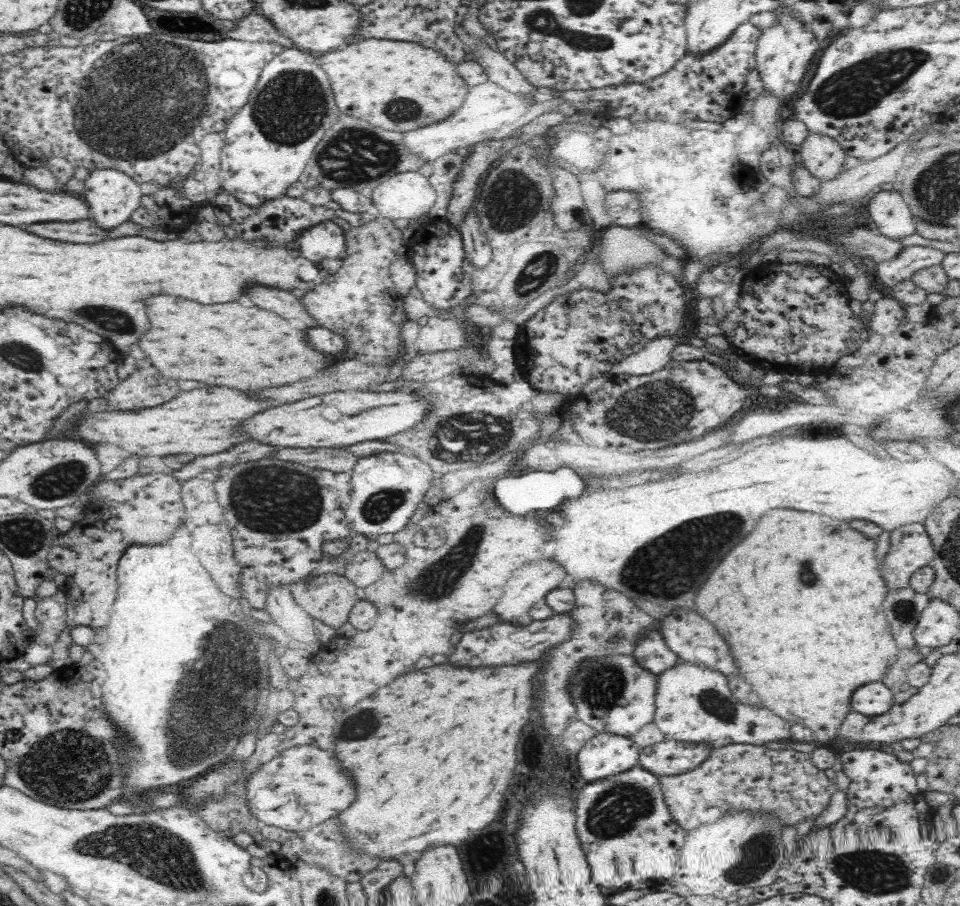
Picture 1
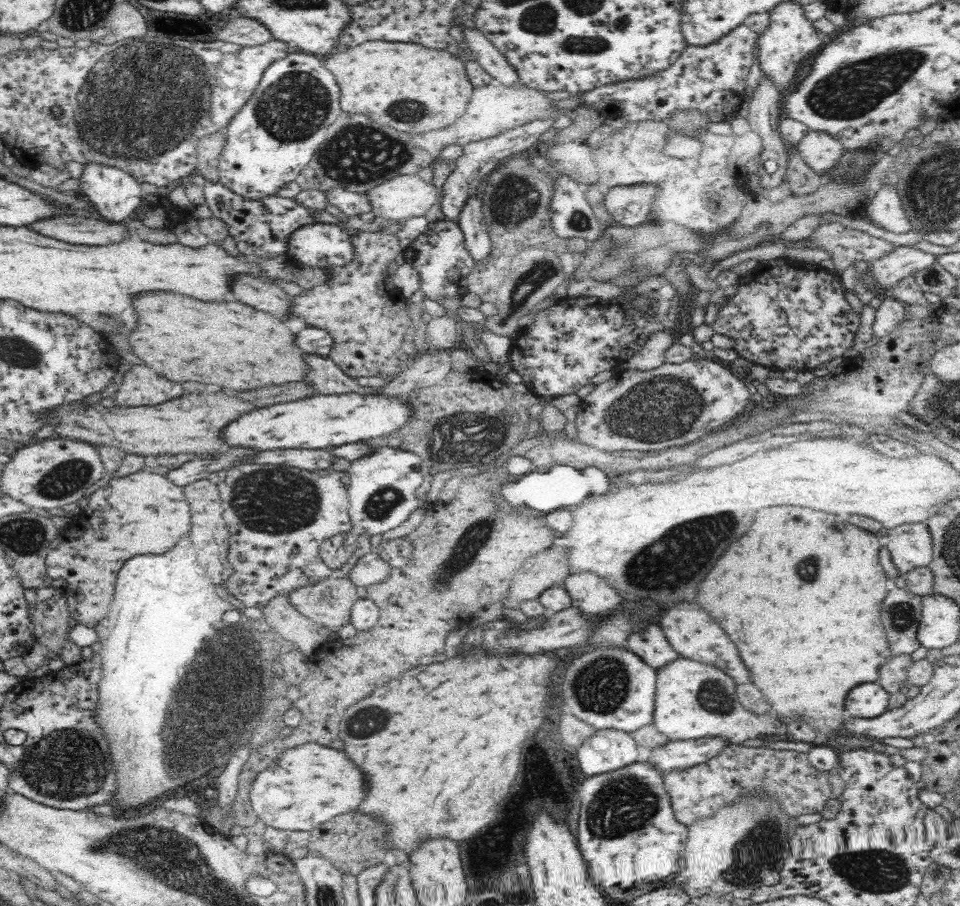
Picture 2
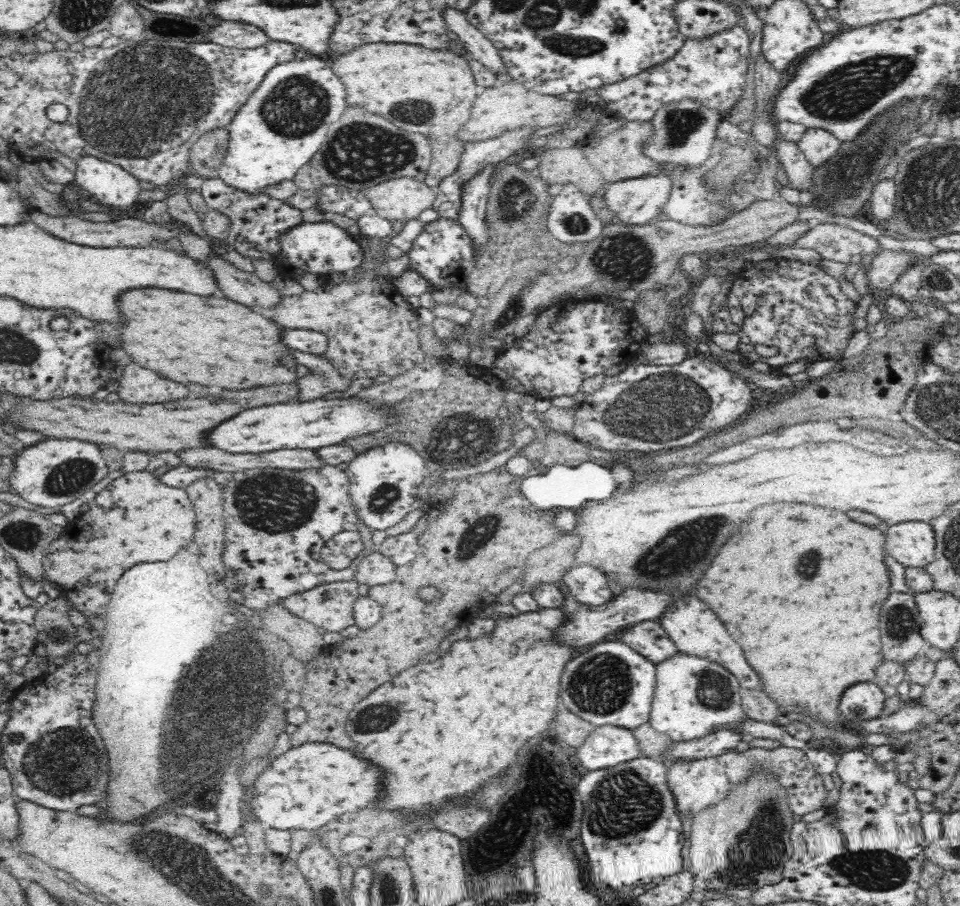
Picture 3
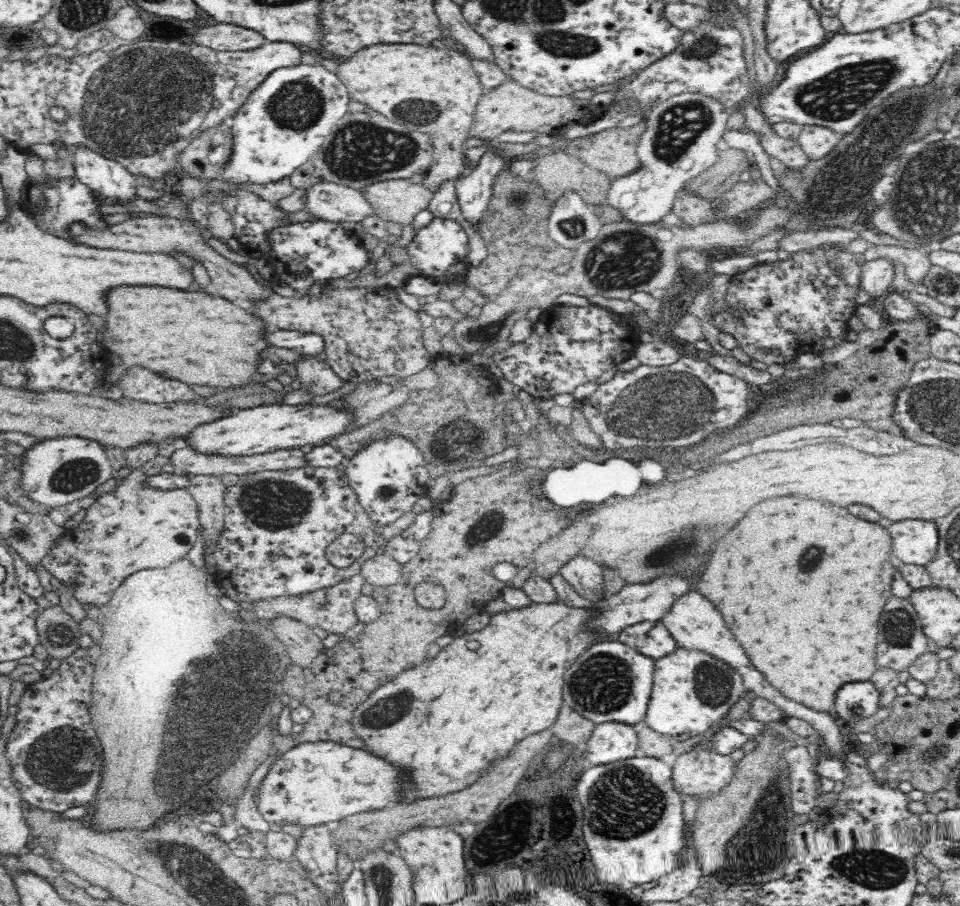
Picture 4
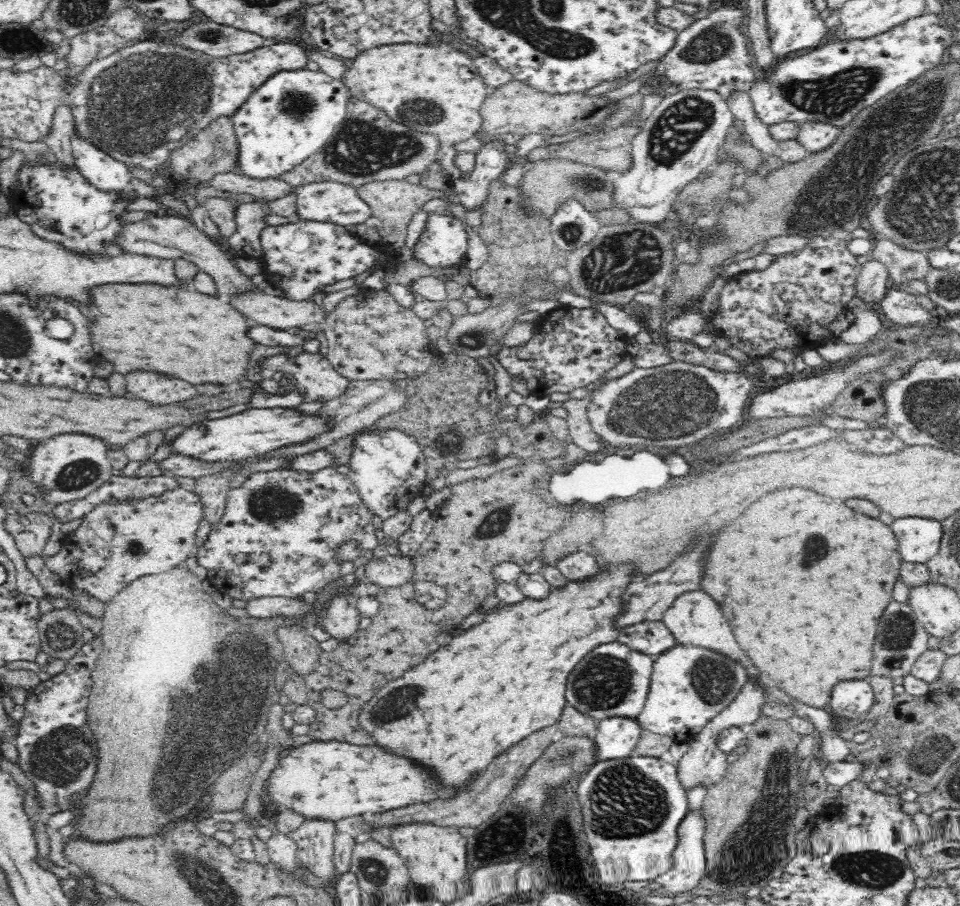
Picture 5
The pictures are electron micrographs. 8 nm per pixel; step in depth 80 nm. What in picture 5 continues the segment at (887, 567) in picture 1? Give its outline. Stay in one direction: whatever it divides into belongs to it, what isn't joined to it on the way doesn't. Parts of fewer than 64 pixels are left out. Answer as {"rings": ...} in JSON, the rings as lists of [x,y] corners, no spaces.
{"rings":[[[910,517],[896,519],[889,525],[896,537],[896,550],[902,561],[927,563],[941,543],[941,521]]]}

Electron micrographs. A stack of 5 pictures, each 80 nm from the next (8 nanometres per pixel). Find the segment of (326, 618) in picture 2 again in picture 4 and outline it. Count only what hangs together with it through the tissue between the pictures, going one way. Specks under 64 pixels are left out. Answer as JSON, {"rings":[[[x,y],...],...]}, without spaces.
{"rings":[[[356,576],[356,584],[352,579],[342,581],[331,587],[324,587],[313,592],[281,597],[280,599],[267,599],[256,602],[253,607],[255,616],[260,621],[274,618],[278,615],[286,615],[302,621],[311,627],[318,626],[330,634],[350,634],[350,628],[357,624],[357,616],[354,610],[357,598],[360,598],[360,588],[364,579]]]}

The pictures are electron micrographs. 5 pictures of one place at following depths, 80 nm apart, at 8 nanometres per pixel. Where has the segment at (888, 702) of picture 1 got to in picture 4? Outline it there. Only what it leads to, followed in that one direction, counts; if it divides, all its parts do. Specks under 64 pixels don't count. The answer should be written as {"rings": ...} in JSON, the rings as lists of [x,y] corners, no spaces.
{"rings":[[[872,681],[844,684],[836,696],[835,718],[845,726],[876,714],[882,694]]]}

